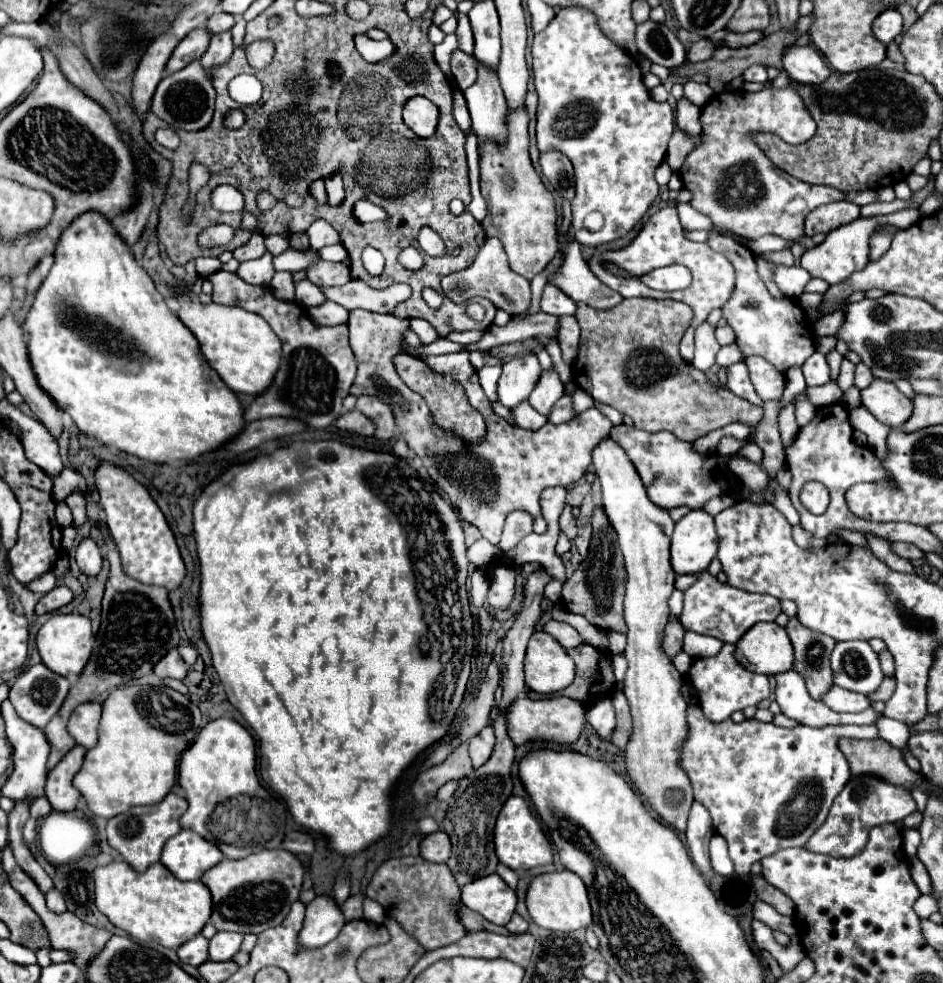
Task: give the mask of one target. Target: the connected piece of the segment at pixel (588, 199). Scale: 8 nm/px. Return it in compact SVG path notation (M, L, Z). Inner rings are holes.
M567 6L567 8L561 8L559 14L555 14L555 18L549 22L549 26L535 34L535 40L533 40L533 46L531 46L531 52L533 52L533 80L535 80L535 88L537 88L537 94L539 94L539 106L537 106L537 148L539 152L551 152L551 150L559 150L563 152L573 168L575 168L575 178L577 178L577 194L575 194L575 202L571 202L571 210L573 210L573 230L575 230L575 238L585 244L585 246L599 246L599 244L605 244L605 242L611 242L615 238L621 238L625 236L641 218L643 214L647 212L647 208L651 206L651 202L657 198L659 194L659 184L655 182L655 168L663 162L665 158L665 152L667 152L667 144L669 144L669 138L671 134L675 132L675 120L673 120L673 108L669 106L669 102L655 102L649 94L649 90L645 88L643 84L643 72L639 68L639 62L635 62L635 58L631 54L627 54L625 50L621 50L615 42L611 42L603 30L599 28L597 24L597 18L591 10L585 10L583 6ZM591 212L601 212L603 218L605 218L605 224L599 232L591 232L585 228L583 220L587 214Z

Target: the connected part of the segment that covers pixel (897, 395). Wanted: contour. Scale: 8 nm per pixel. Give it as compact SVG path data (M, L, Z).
M873 380L861 390L861 404L883 424L891 428L903 426L913 414L913 402L899 392L893 382Z

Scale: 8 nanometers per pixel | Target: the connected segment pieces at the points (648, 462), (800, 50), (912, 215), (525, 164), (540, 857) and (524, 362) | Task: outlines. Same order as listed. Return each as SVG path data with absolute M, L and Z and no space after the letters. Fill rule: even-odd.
M613 426L611 438L625 450L627 458L635 466L651 502L655 502L665 510L671 510L675 506L703 508L711 498L729 494L733 482L735 482L735 490L741 486L739 478L727 468L731 456L723 456L717 452L699 454L693 448L693 442L679 440L671 432L651 434L631 426Z
M807 44L807 46L791 46L783 52L783 66L793 80L801 84L819 84L823 82L831 70L821 60L821 56Z
M904 209L888 215L871 216L871 218L857 218L855 222L849 222L847 226L839 226L831 230L825 238L823 244L813 246L801 256L801 268L805 268L813 278L821 278L827 284L839 284L843 282L849 274L863 270L869 262L869 234L875 226L890 224L901 229L907 228L921 217L917 209Z
M527 112L509 114L509 142L503 150L499 146L483 146L481 154L481 194L487 202L489 214L481 222L487 236L503 242L509 256L509 266L523 278L539 274L555 256L557 242L557 210L553 194L545 188L529 158Z
M511 796L501 808L495 824L495 852L501 864L509 866L515 872L527 872L535 866L553 862L553 848L541 828L541 824L531 814L527 802L521 796Z
M525 354L503 364L499 378L499 402L507 408L515 408L529 398L541 378L541 366L535 354Z

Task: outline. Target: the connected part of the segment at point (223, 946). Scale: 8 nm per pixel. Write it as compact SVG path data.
M217 932L209 940L209 960L231 960L239 952L243 934L235 932Z

